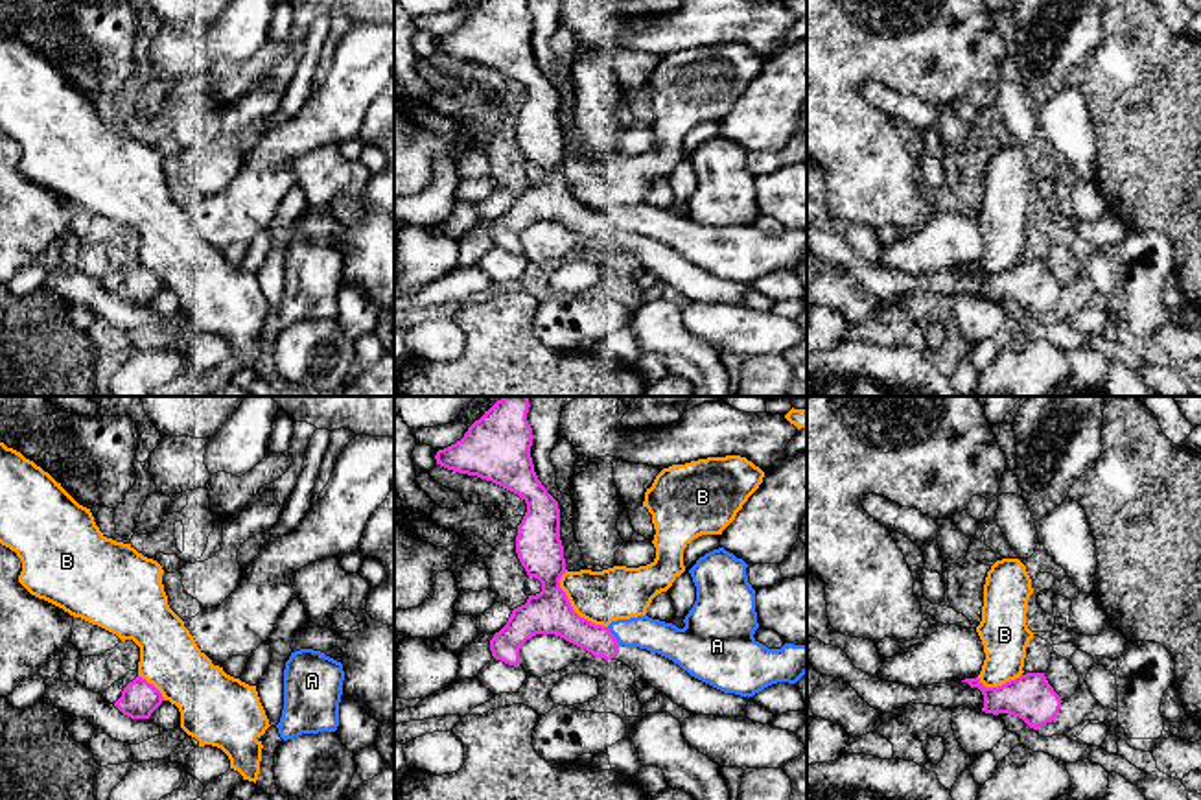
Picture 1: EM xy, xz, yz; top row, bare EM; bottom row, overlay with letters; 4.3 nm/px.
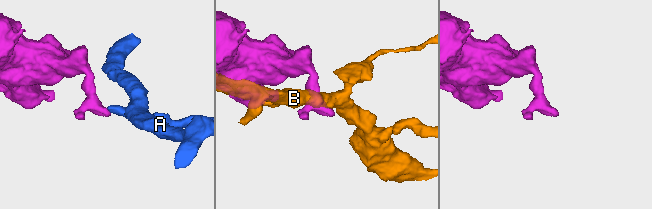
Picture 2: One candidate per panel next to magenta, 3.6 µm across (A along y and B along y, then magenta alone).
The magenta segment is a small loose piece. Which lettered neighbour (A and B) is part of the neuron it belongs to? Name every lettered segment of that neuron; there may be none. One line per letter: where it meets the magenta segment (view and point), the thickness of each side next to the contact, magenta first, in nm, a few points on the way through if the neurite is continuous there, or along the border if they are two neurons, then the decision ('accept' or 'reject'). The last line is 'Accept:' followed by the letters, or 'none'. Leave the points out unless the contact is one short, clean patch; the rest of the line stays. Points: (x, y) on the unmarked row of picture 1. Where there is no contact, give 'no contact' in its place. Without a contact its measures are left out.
A: meets magenta in xz at (614, 223); 140 nm thick on the magenta side, 140 nm on the other; accept
B: meets magenta in xz at (571, 194); 190 nm thick on the magenta side, 240 nm on the other; border along xz (564, 157), (560, 176), (570, 192), (581, 203), (606, 214); reject
Accept: A

